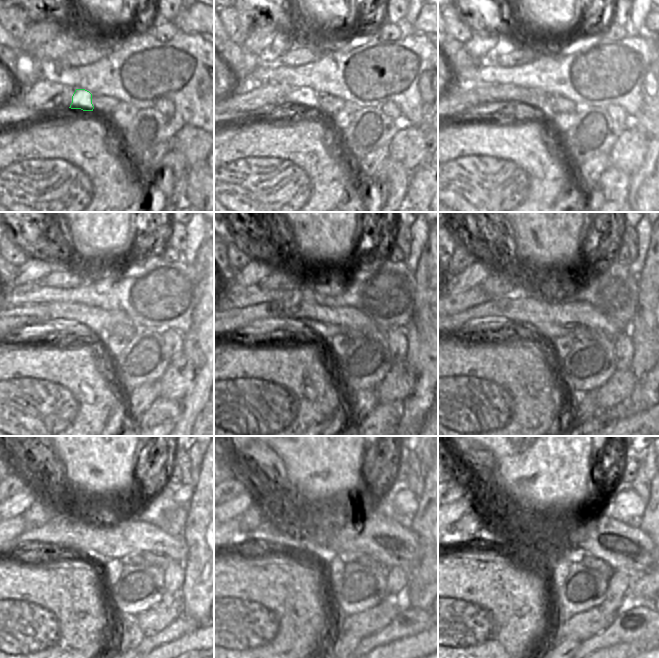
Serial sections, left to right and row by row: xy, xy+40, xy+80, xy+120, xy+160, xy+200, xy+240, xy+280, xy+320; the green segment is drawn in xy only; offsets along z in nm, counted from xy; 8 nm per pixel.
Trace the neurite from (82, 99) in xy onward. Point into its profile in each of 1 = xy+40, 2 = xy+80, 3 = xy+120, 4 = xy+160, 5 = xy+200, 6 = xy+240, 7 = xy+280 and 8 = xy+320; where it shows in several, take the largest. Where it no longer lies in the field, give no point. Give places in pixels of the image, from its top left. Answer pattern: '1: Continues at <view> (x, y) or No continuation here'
1: Continues at xy+40 (305, 97)
2: Continues at xy+80 (510, 93)
3: Continues at xy+120 (94, 320)
4: Continues at xy+160 (325, 322)
5: Continues at xy+200 (550, 319)
6: Continues at xy+240 (130, 535)
7: Continues at xy+280 (394, 545)
8: Continues at xy+320 (627, 549)

